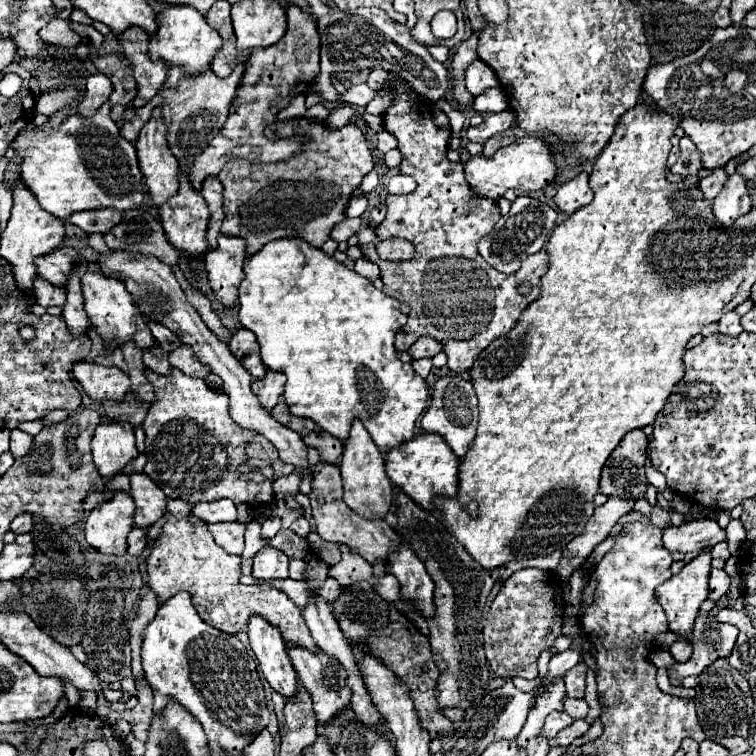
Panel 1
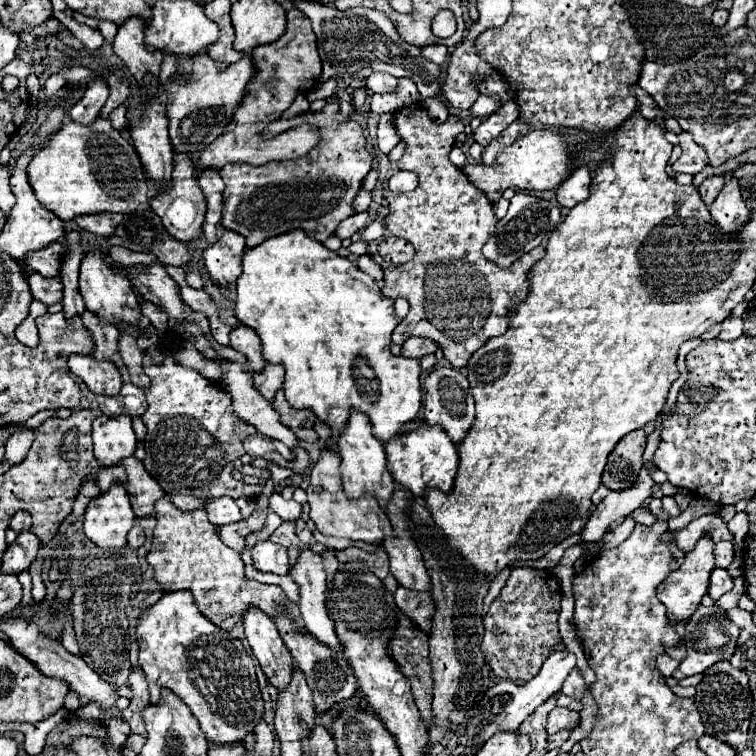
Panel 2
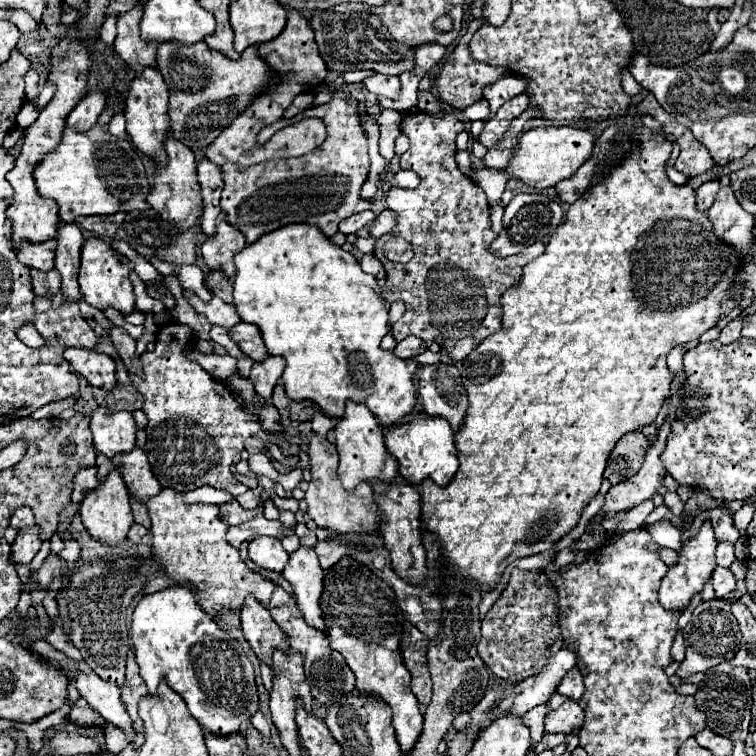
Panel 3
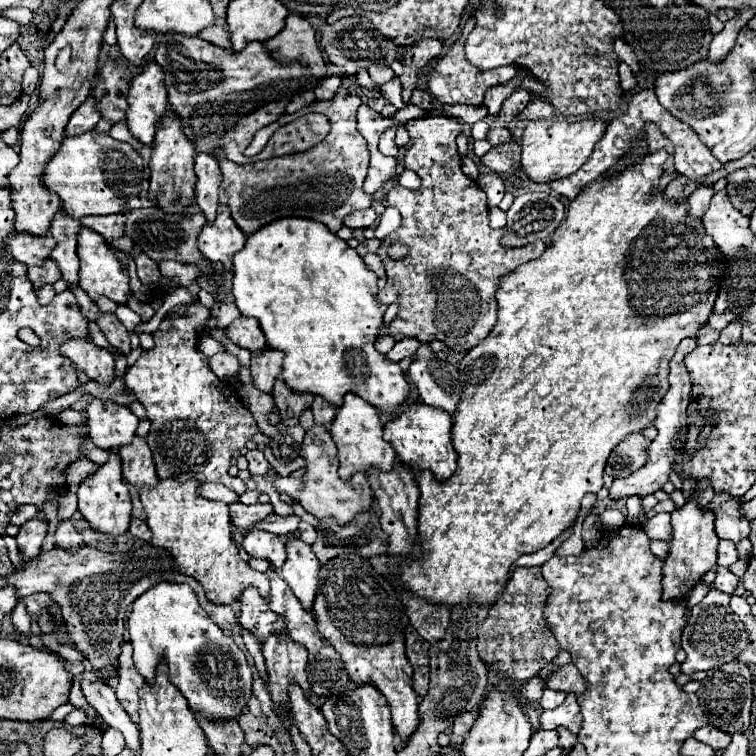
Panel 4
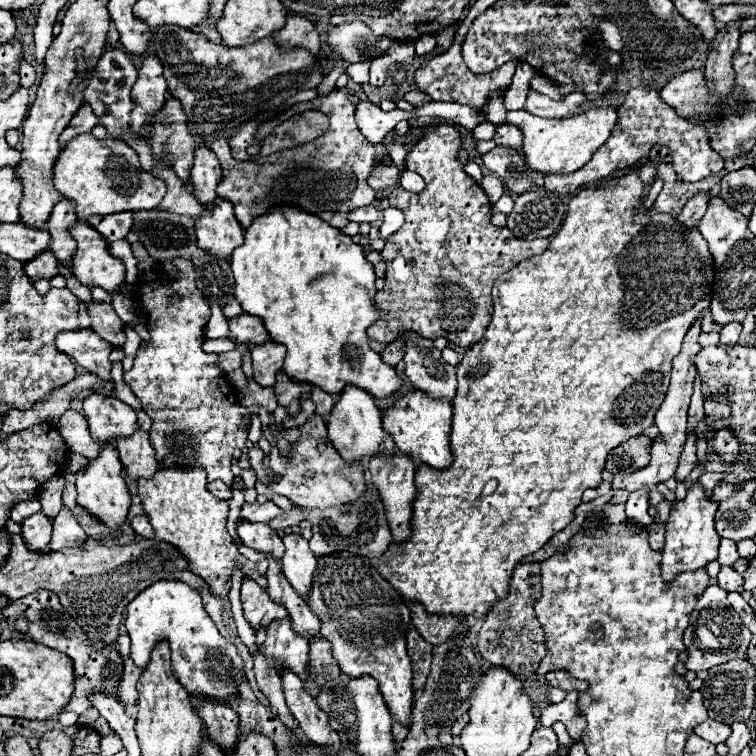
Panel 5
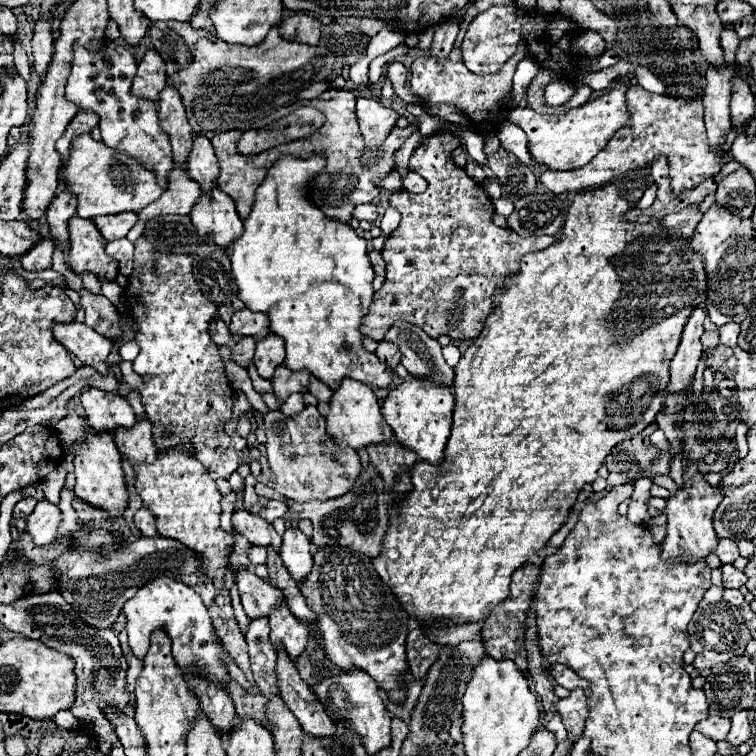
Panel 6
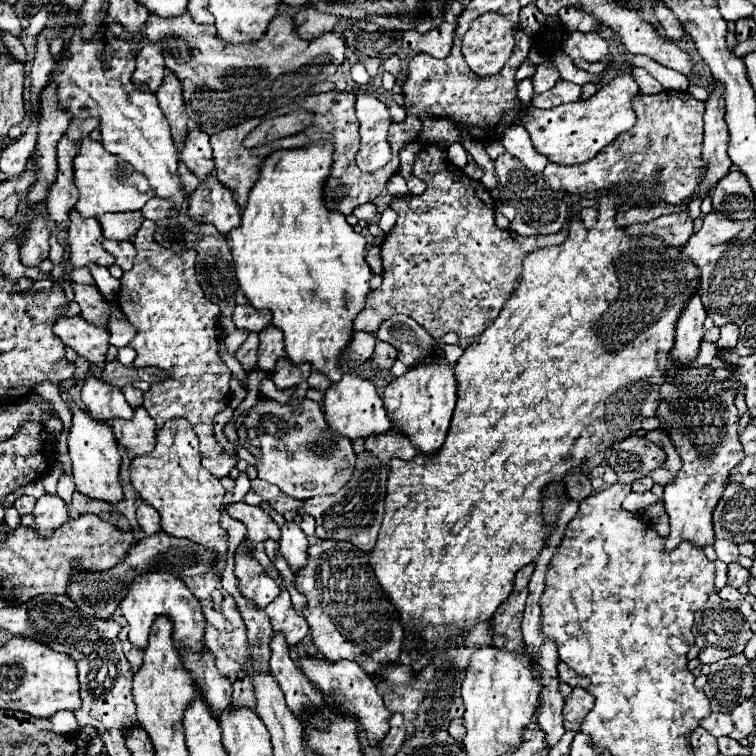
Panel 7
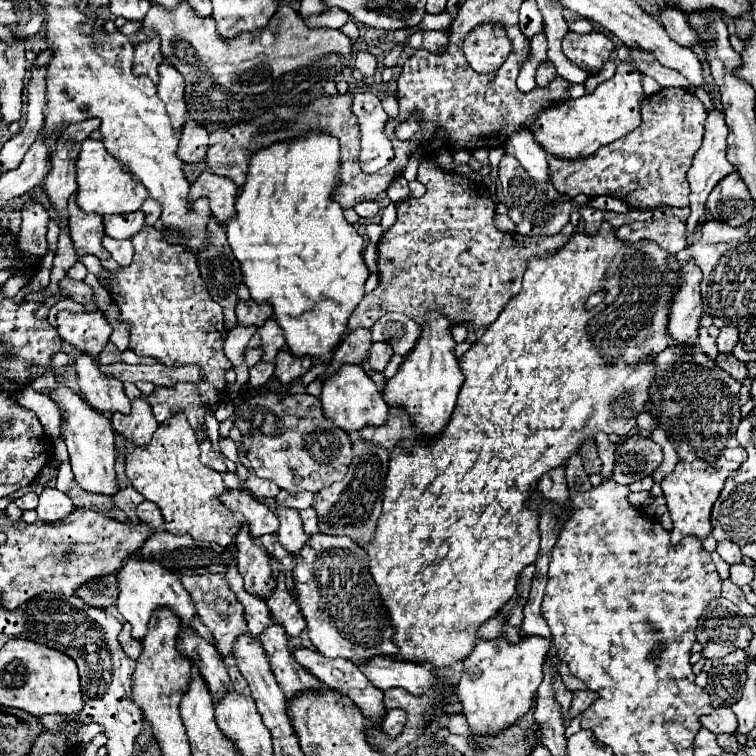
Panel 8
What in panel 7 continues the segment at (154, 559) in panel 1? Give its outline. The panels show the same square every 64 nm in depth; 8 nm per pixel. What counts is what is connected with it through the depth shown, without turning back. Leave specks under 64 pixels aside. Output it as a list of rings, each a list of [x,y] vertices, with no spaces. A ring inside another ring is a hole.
[[[170,420],[162,426],[162,430],[156,436],[156,448],[152,456],[138,456],[132,460],[130,476],[136,492],[140,498],[158,510],[160,514],[160,530],[176,536],[176,538],[188,538],[196,544],[202,544],[208,550],[216,552],[216,576],[222,576],[224,572],[224,558],[226,558],[226,546],[228,546],[228,532],[220,528],[220,506],[222,496],[226,490],[220,486],[220,480],[210,476],[210,472],[200,464],[200,452],[198,452],[198,440],[192,430],[192,426],[186,420]]]

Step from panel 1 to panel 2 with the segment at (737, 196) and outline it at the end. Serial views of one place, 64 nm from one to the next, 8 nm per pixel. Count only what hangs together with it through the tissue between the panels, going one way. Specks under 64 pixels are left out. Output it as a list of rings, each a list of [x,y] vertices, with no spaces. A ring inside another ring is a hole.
[[[736,178],[726,182],[722,192],[712,202],[710,214],[718,222],[718,226],[726,232],[734,232],[736,228],[740,228],[740,224],[744,224],[744,220],[748,220],[750,208],[742,198],[740,184]]]

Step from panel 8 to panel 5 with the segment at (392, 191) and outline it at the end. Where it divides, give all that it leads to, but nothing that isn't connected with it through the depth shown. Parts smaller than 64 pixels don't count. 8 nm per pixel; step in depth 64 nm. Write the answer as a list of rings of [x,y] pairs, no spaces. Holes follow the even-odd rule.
[[[380,158],[376,168],[372,170],[372,174],[368,176],[368,184],[374,188],[374,190],[386,190],[390,186],[396,186],[400,178],[400,170],[394,166],[394,162],[390,158]]]

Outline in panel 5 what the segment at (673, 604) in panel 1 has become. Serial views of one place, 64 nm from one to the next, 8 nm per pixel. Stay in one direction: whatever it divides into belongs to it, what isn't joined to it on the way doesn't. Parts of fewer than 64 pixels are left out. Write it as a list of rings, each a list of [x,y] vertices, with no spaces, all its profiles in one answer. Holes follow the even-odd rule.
[[[694,484],[686,498],[676,502],[670,512],[670,520],[666,524],[666,546],[662,552],[662,580],[672,582],[682,572],[692,572],[698,568],[704,568],[708,562],[718,558],[718,542],[720,536],[716,536],[714,530],[714,512],[718,504],[704,496],[704,488],[700,484]]]

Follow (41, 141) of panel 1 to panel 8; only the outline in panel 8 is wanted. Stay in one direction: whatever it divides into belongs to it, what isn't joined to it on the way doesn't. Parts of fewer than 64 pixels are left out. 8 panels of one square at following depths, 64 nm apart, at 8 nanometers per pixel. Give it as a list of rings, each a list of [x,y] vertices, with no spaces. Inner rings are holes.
[[[86,138],[80,150],[80,156],[76,160],[78,170],[77,204],[86,214],[124,214],[124,212],[136,212],[142,202],[150,196],[144,184],[128,172],[112,154],[106,152],[102,142],[96,142],[92,138]]]

